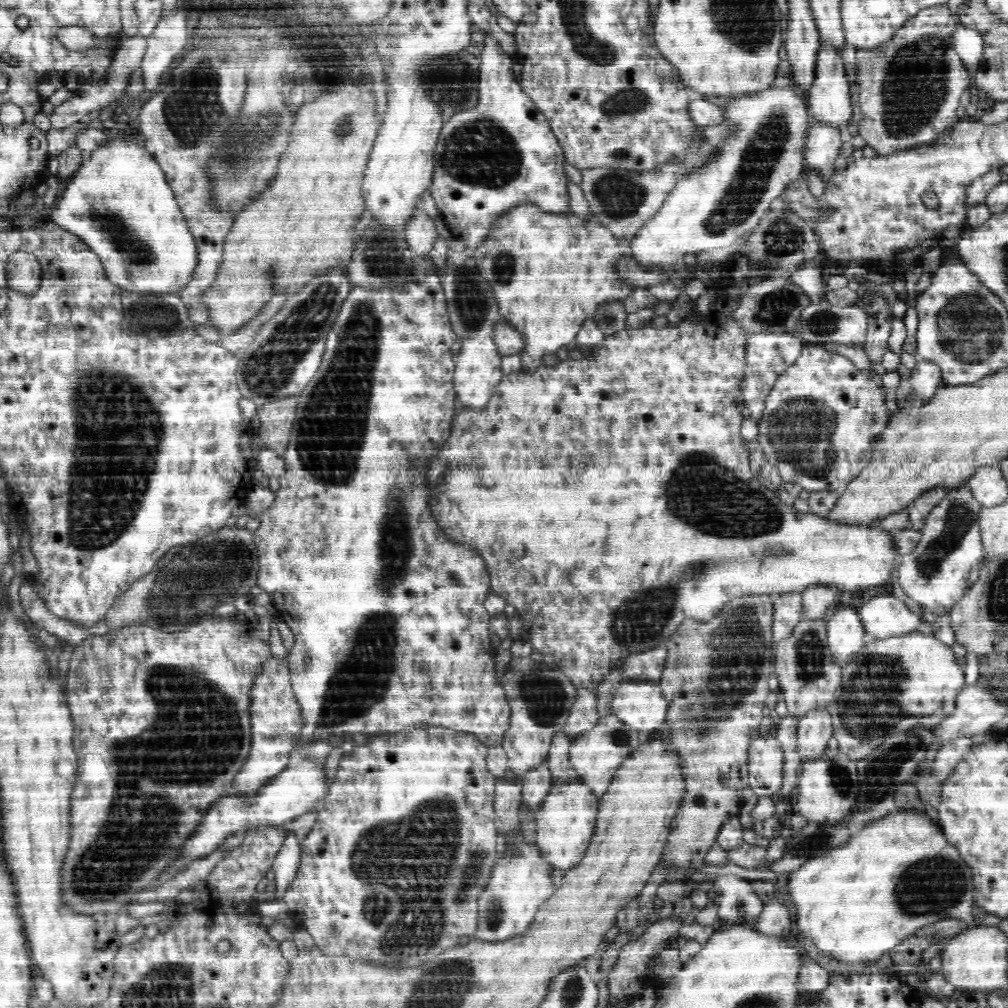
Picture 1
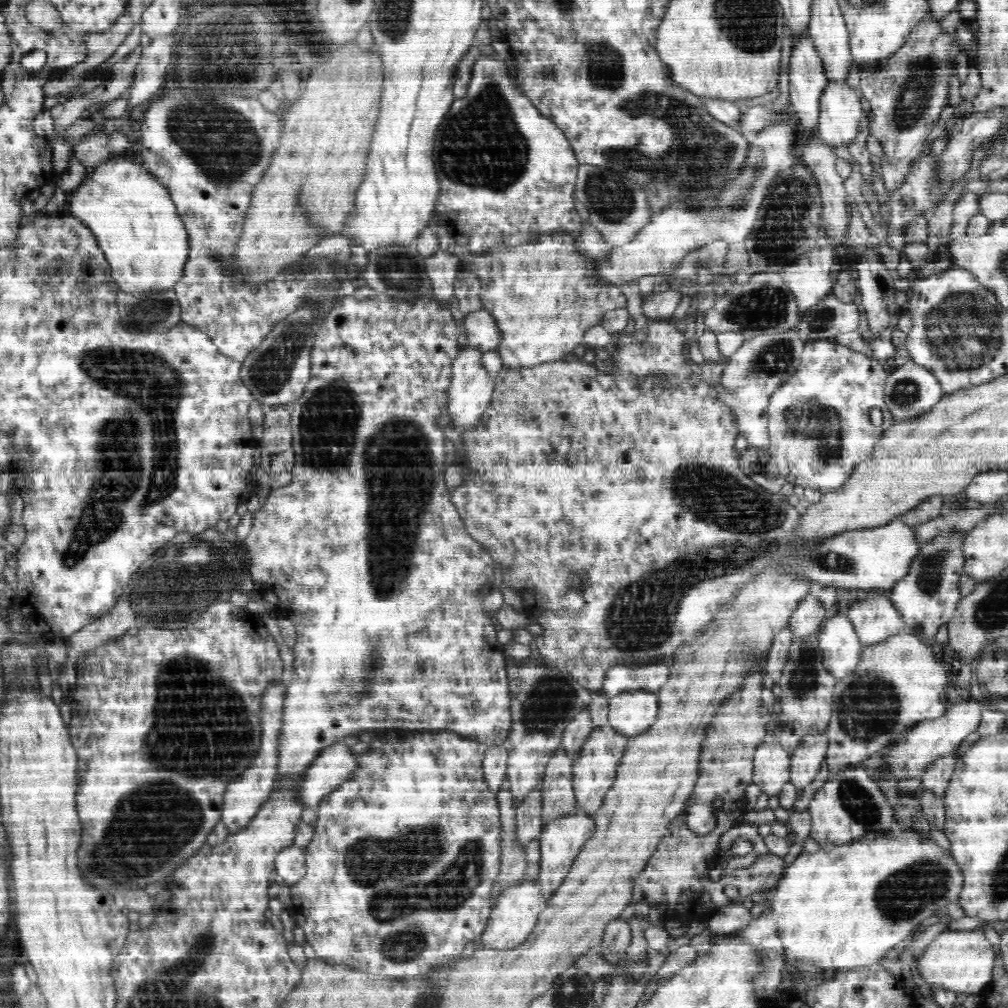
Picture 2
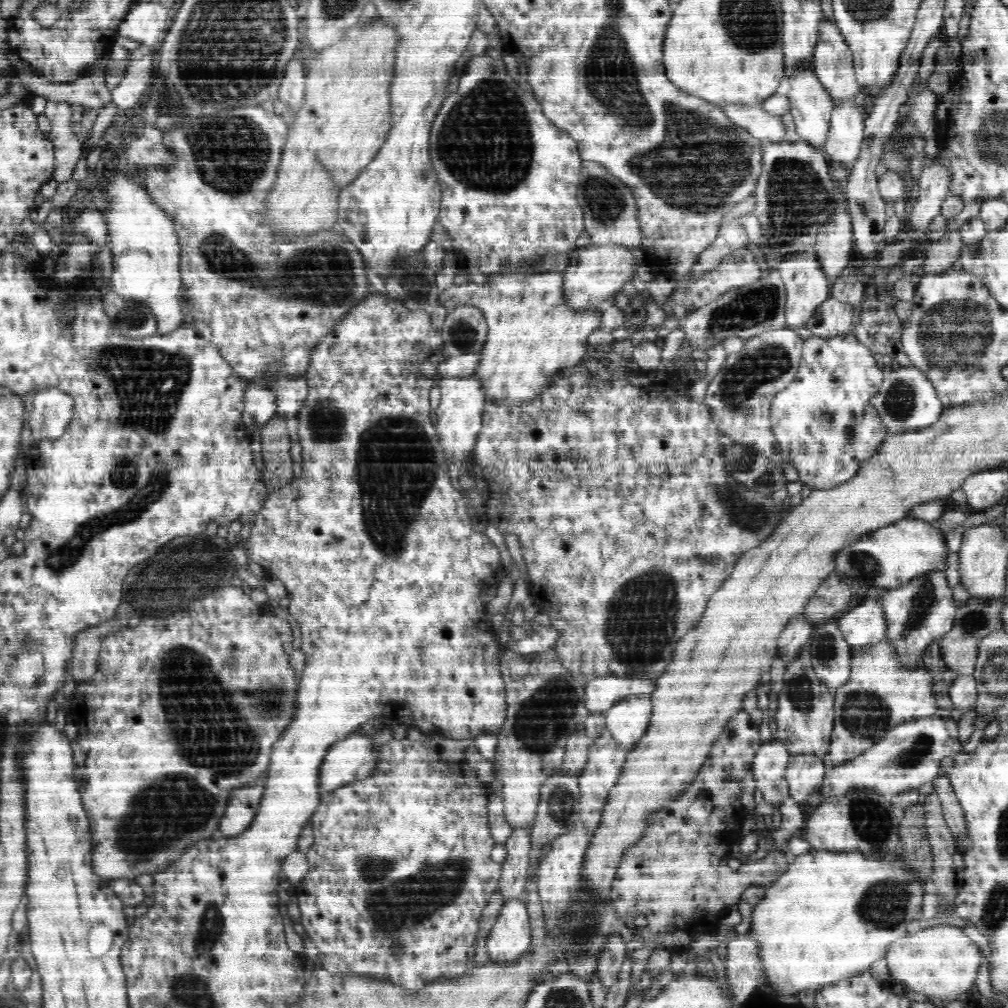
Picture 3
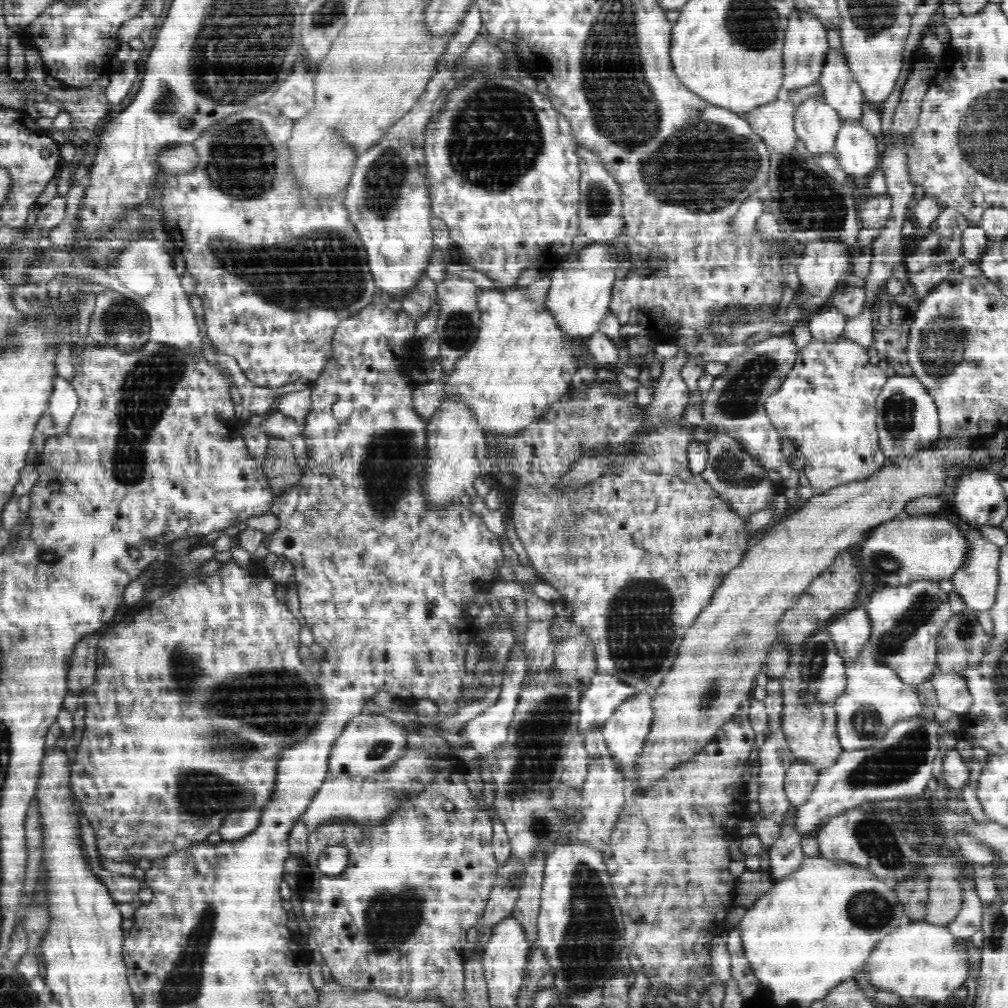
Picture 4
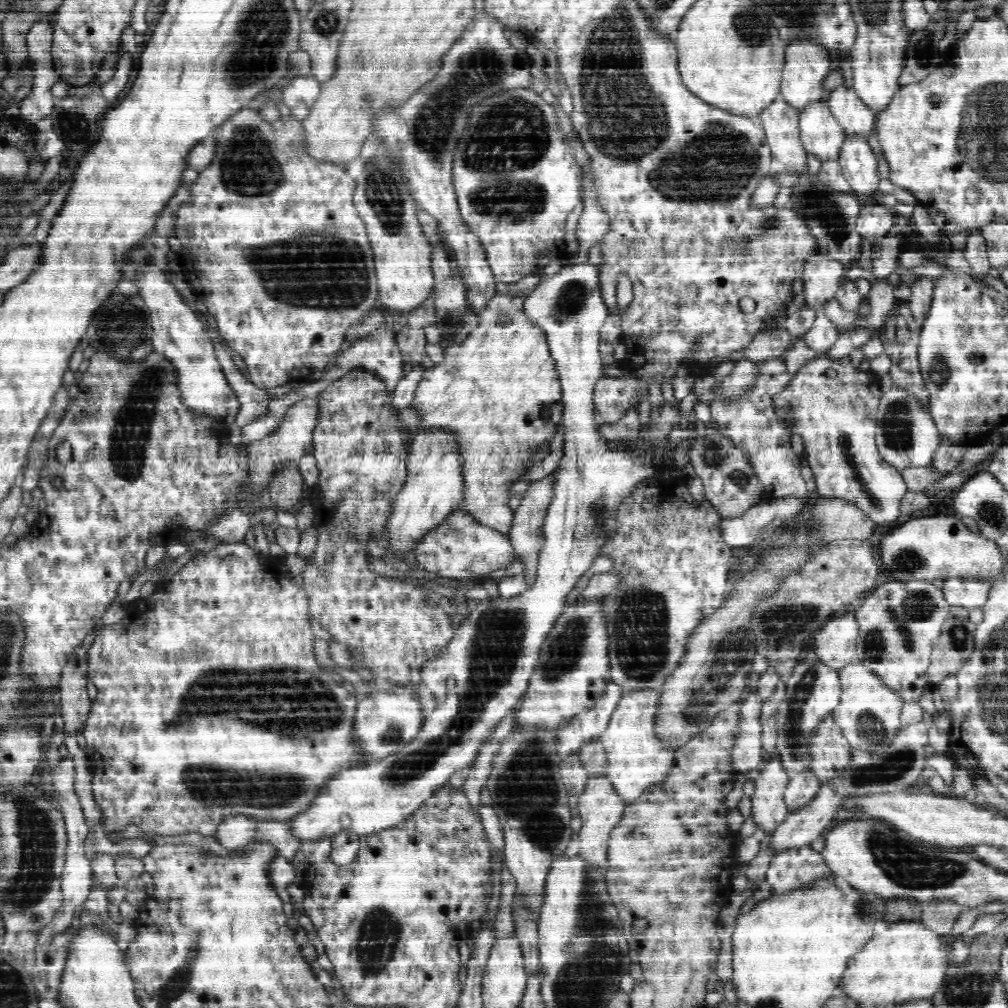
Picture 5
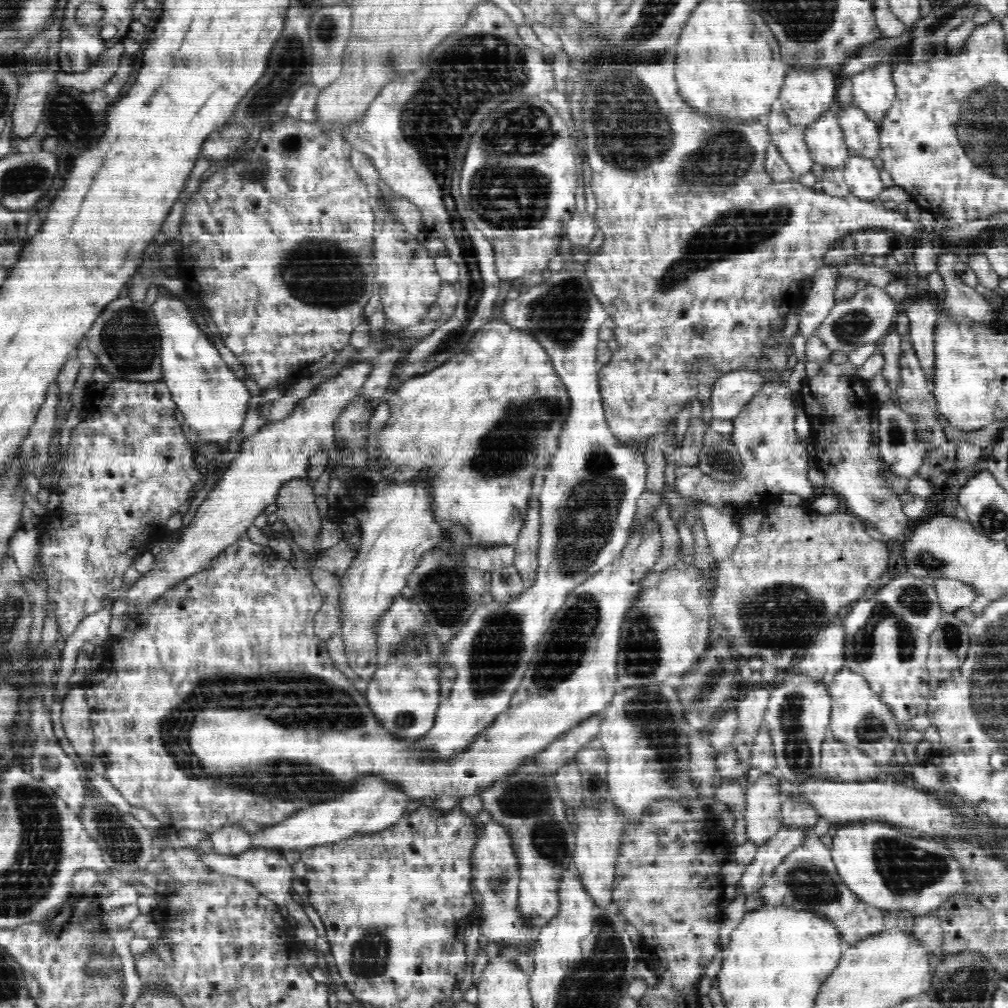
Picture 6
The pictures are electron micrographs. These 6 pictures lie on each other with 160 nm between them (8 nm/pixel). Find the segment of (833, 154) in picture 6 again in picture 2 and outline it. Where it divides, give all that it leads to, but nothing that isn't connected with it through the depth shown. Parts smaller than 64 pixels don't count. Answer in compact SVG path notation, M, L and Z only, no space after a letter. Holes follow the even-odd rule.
M808 35L804 40L798 40L793 44L789 61L789 97L791 111L798 124L805 128L806 136L816 134L818 116L821 111L822 91L827 85L826 73L822 66L822 59L818 56L814 42Z

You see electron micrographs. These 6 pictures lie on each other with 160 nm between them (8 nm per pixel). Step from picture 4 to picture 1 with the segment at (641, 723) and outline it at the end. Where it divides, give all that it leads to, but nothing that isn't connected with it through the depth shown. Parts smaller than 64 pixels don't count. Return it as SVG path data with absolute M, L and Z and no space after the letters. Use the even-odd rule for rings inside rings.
M624 682L620 684L618 692L614 694L614 700L612 700L612 710L614 714L620 718L624 724L632 726L632 730L638 732L638 730L656 731L660 730L660 724L663 725L666 718L666 710L668 710L669 702L664 700L665 696L662 694L662 689L656 682Z

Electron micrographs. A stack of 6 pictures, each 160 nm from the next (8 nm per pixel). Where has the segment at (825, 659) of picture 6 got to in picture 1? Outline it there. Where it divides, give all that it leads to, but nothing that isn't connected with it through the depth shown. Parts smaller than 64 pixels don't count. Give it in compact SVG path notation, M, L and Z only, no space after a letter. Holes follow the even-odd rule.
M882 594L862 604L858 610L867 639L885 639L918 632L923 627L924 617L914 614L899 599Z

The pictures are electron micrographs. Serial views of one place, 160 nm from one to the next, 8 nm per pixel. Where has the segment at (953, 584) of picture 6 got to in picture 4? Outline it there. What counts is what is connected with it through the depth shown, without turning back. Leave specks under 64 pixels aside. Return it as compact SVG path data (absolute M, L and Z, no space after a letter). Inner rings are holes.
M970 530L964 532L969 541L969 556L964 566L958 568L951 581L954 591L959 594L966 606L974 611L984 612L991 610L995 602L996 590L999 587L998 562L1000 560L1000 547L982 537L980 531Z

